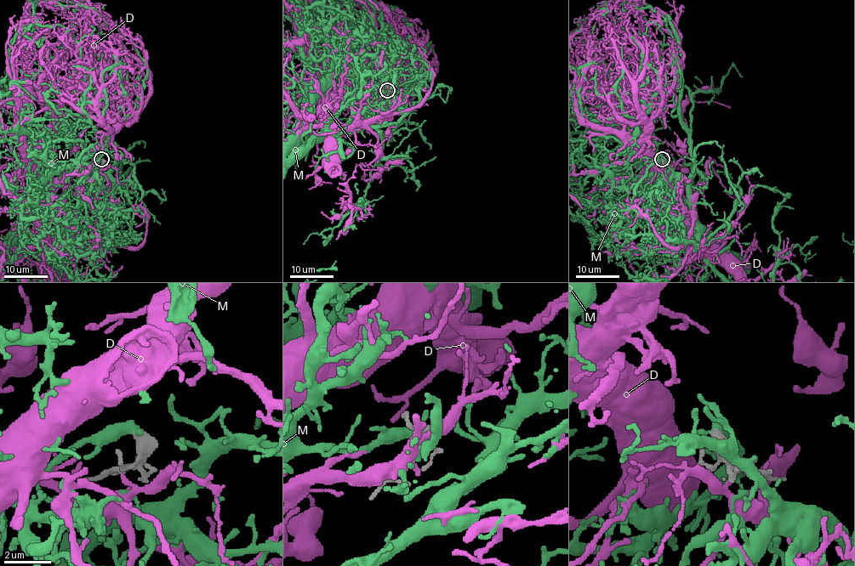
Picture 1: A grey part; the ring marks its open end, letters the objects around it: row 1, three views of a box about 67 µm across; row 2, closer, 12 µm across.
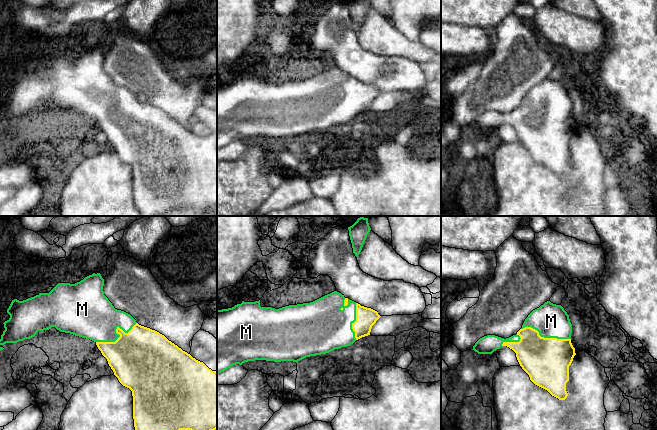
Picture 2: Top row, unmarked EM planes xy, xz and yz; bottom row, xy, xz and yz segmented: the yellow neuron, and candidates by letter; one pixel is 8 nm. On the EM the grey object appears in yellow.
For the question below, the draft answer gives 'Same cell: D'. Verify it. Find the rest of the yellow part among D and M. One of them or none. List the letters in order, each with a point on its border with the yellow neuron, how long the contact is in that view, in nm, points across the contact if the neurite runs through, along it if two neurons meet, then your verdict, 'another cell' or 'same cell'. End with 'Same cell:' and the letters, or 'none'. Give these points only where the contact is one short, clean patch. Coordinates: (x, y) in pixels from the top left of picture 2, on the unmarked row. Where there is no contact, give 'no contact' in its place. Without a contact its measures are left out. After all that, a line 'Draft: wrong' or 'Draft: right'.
D: no contact; another cell
M: meets yellow in xy at (118, 109); contact 360 nm long; same cell
Same cell: M
Draft: wrong

